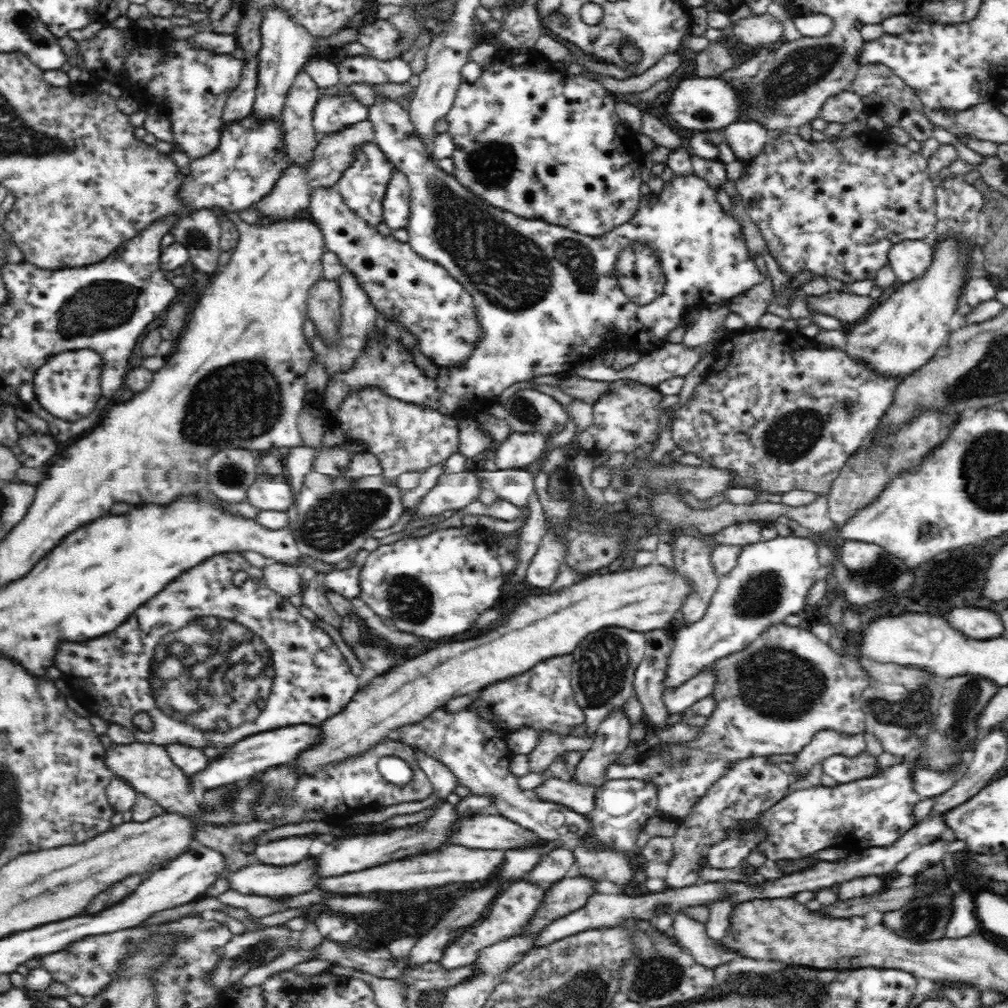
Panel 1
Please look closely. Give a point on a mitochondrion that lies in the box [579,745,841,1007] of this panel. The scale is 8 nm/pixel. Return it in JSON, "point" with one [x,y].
{"point":[656,974]}

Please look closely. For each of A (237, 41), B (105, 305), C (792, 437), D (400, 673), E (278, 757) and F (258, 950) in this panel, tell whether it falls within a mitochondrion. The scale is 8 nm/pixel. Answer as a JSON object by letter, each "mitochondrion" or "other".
{"A":"other","B":"mitochondrion","C":"mitochondrion","D":"other","E":"other","F":"mitochondrion"}

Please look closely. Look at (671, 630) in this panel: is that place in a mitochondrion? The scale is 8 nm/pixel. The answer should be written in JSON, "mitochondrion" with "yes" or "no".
{"mitochondrion":"no"}

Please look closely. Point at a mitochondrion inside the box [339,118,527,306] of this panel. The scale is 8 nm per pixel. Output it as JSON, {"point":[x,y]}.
{"point":[489,162]}

